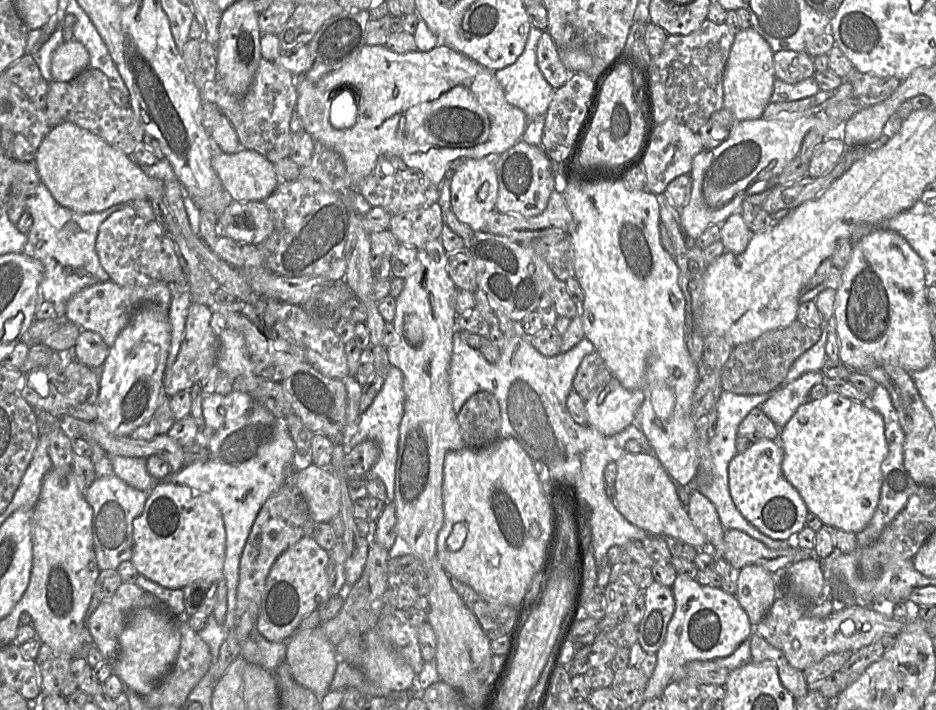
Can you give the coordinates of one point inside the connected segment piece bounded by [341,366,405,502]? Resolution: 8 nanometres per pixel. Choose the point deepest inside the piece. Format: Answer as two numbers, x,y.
381,421

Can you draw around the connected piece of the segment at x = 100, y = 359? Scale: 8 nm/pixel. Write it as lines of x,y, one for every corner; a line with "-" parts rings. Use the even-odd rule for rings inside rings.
81,330
71,351
75,360
83,366
100,370
108,355
109,347
97,333

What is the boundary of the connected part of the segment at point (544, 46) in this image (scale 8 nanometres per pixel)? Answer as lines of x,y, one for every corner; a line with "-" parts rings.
547,31
542,33
537,44
537,65
554,90
561,88
571,72
560,60
560,51

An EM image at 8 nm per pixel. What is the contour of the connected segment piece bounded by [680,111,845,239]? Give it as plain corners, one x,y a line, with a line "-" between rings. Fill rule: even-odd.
825,111
793,121
763,118
738,121
722,144
713,149
704,149
693,158
689,174
692,179
690,200
680,210
681,224
686,235
691,239
697,239
708,226
723,224
732,214
738,212
747,195
754,192
758,184
776,178
799,155
803,139
811,129
819,131
826,140
842,138
843,125
845,123
834,123

